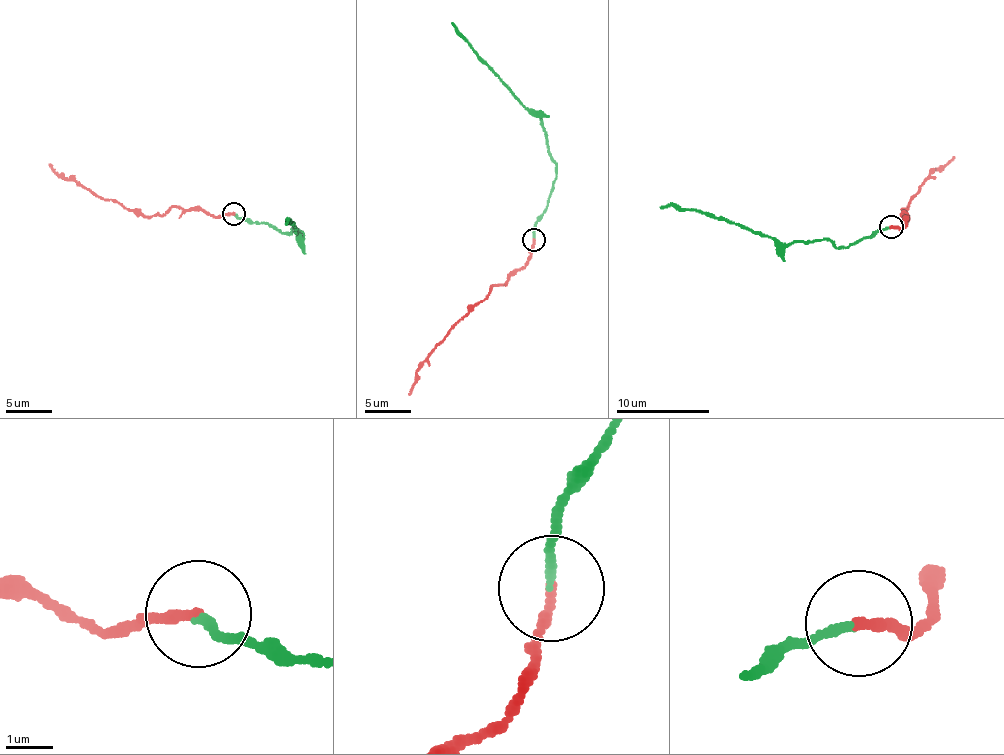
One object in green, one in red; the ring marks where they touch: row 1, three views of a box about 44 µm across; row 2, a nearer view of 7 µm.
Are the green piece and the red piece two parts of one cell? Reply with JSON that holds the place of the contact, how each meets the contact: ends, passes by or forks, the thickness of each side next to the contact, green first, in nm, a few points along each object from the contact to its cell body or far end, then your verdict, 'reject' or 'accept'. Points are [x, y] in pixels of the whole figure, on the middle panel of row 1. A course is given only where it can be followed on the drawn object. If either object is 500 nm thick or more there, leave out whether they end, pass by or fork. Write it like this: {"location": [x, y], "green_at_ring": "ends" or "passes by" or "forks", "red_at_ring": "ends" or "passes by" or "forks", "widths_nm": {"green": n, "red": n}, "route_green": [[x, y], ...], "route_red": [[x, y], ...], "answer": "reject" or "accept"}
{"location": [534, 240], "green_at_ring": "ends", "red_at_ring": "ends", "widths_nm": {"green": 170, "red": 200}, "route_green": [[534, 239], [535, 221], [548, 202], [556, 180], [556, 166], [549, 156], [543, 122], [450, 22]], "route_red": [[534, 239], [530, 259], [502, 283], [492, 284], [489, 293], [454, 326], [417, 370], [415, 384], [408, 394]], "answer": "accept"}

